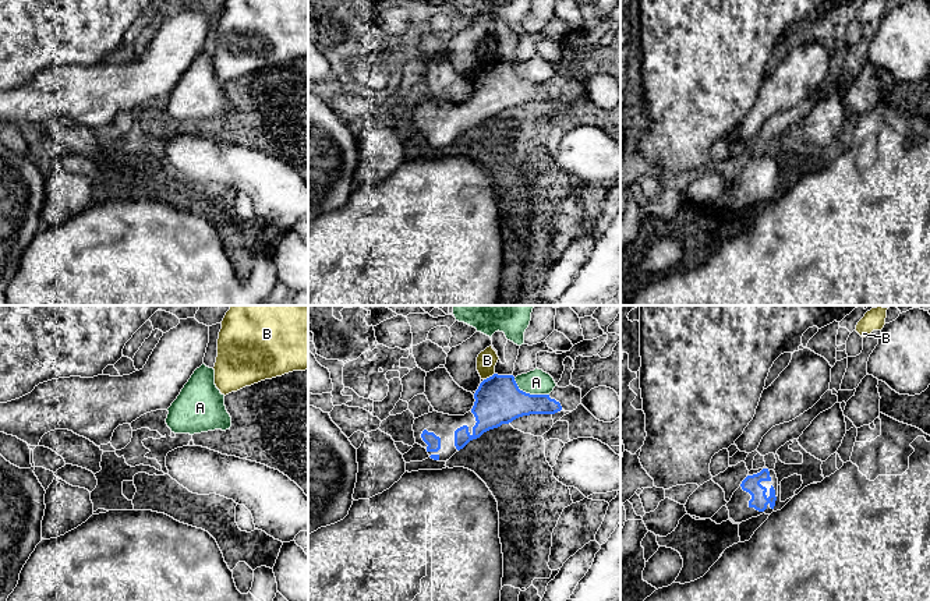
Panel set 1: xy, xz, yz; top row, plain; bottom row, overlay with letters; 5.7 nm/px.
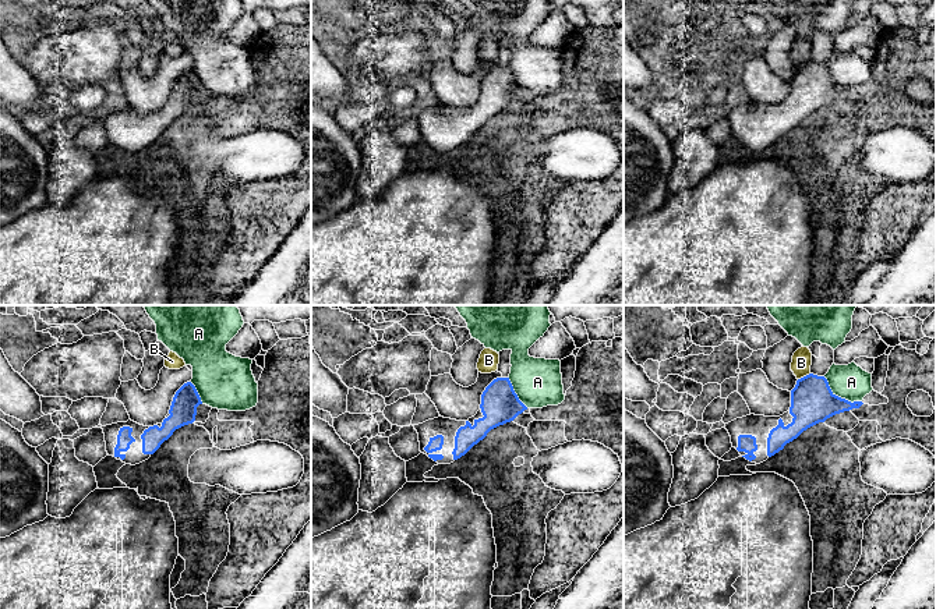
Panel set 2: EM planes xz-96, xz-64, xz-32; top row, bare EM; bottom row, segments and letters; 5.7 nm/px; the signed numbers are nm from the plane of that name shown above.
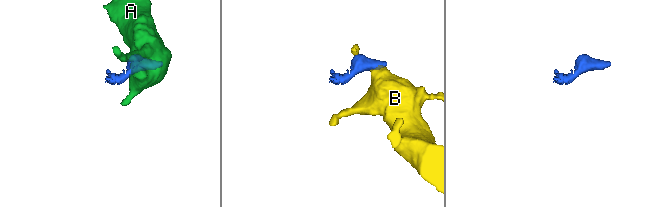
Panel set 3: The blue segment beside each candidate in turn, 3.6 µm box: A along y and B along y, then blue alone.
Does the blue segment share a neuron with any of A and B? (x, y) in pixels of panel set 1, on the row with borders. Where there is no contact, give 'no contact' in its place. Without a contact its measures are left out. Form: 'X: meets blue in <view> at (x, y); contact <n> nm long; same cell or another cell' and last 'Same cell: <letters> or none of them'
A: meets blue in xz at (529, 393); contact 220 nm long; another cell
B: meets blue in xz at (490, 377); contact 80 nm long; another cell
Same cell: none of them

